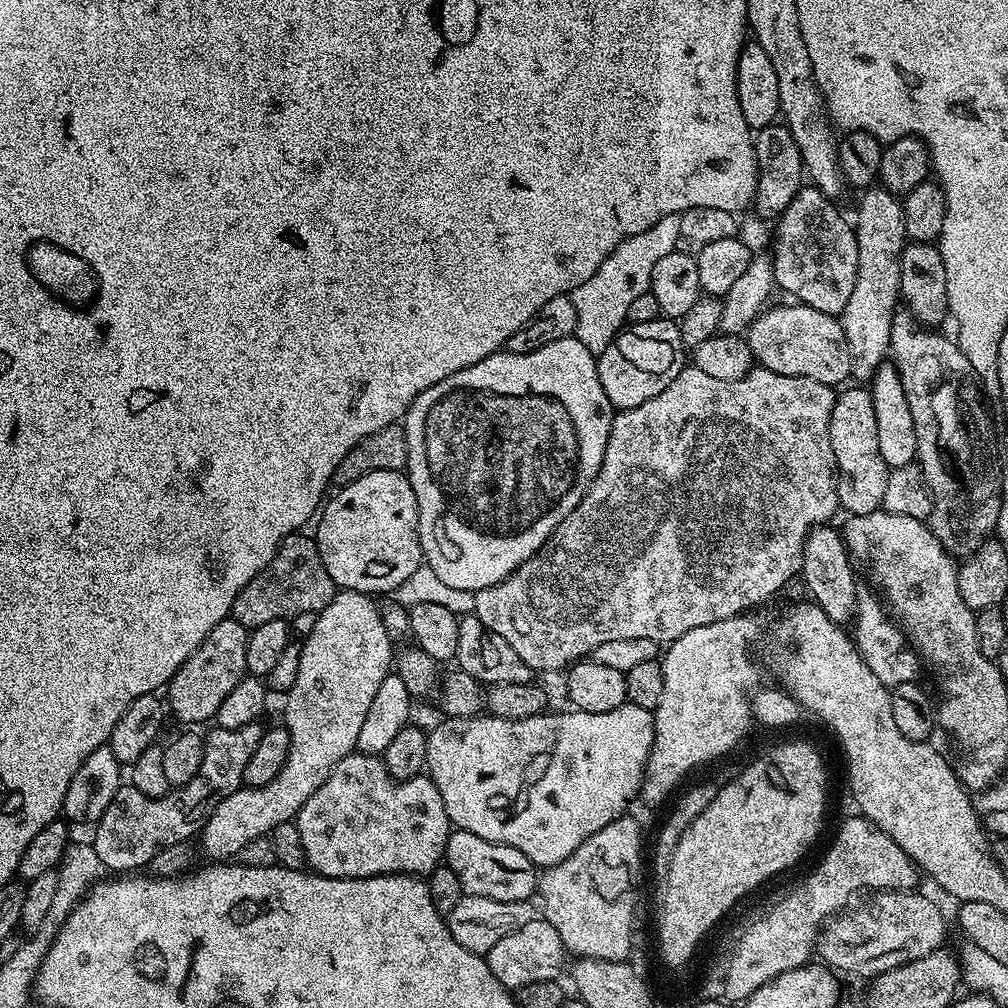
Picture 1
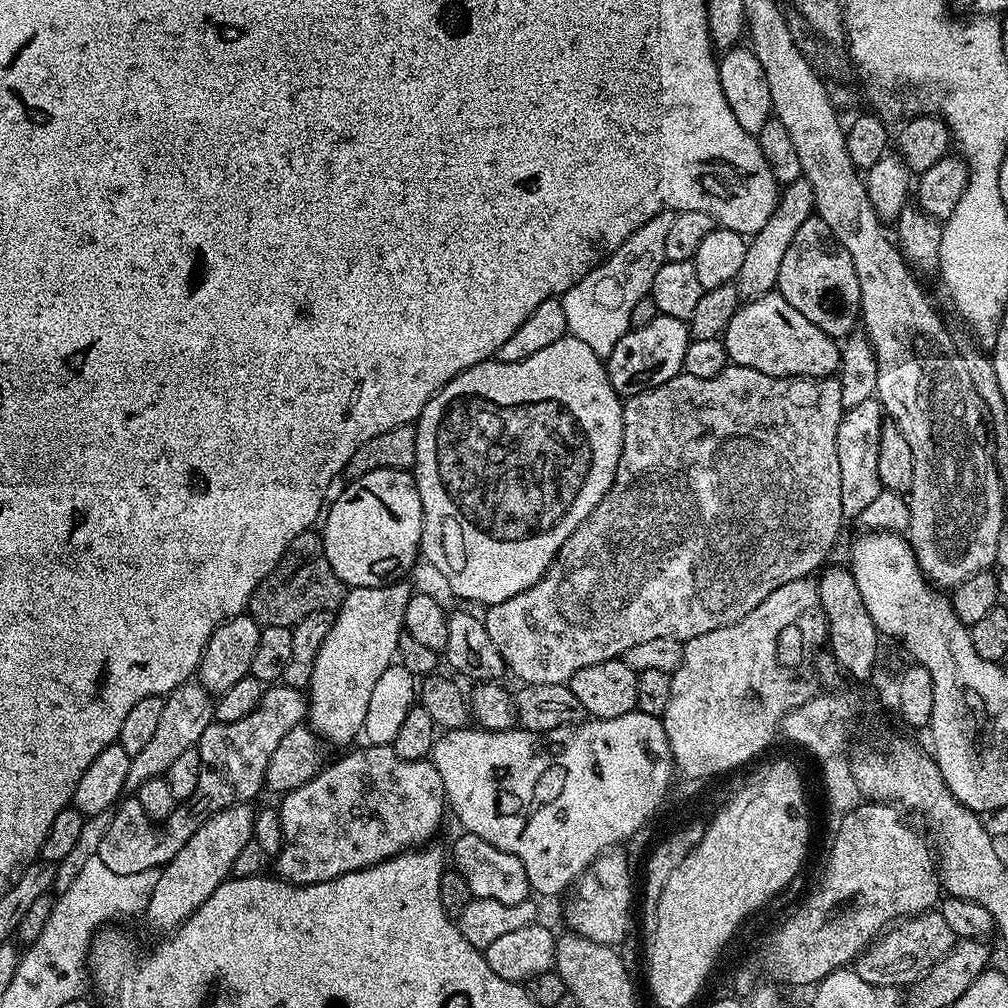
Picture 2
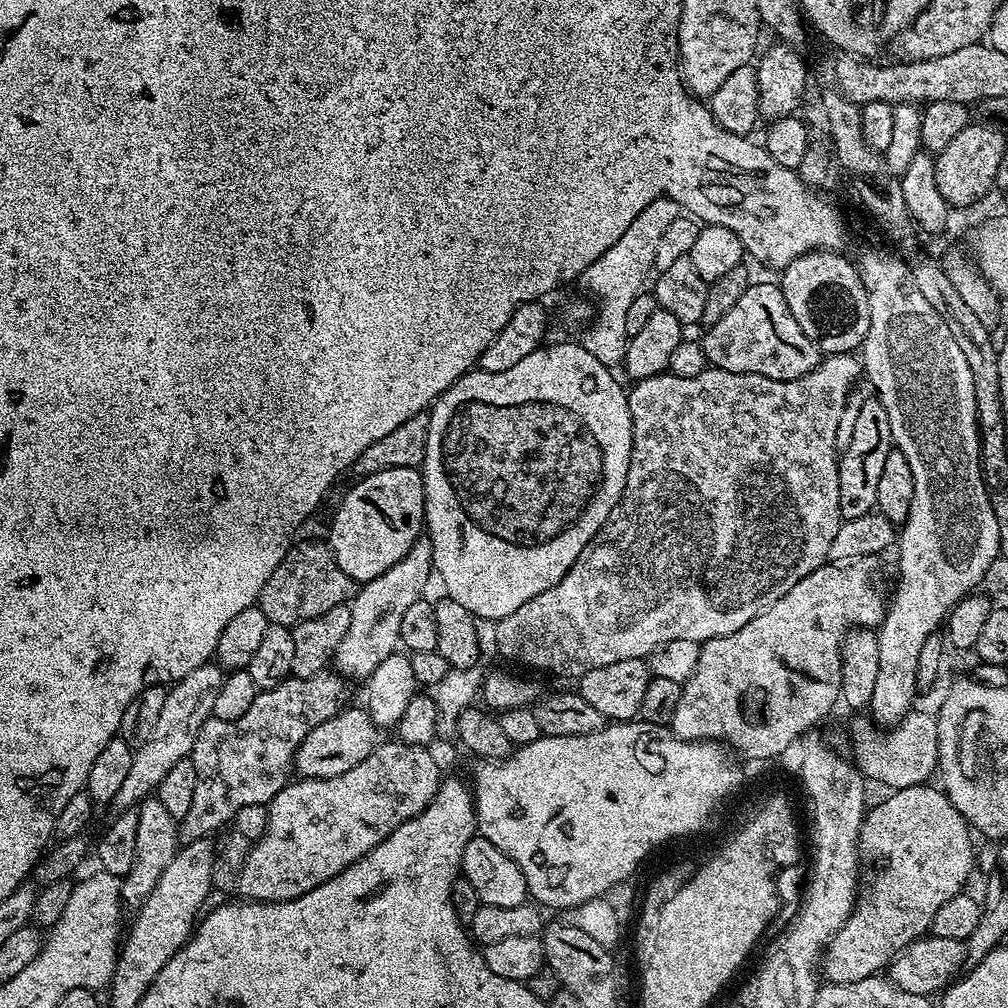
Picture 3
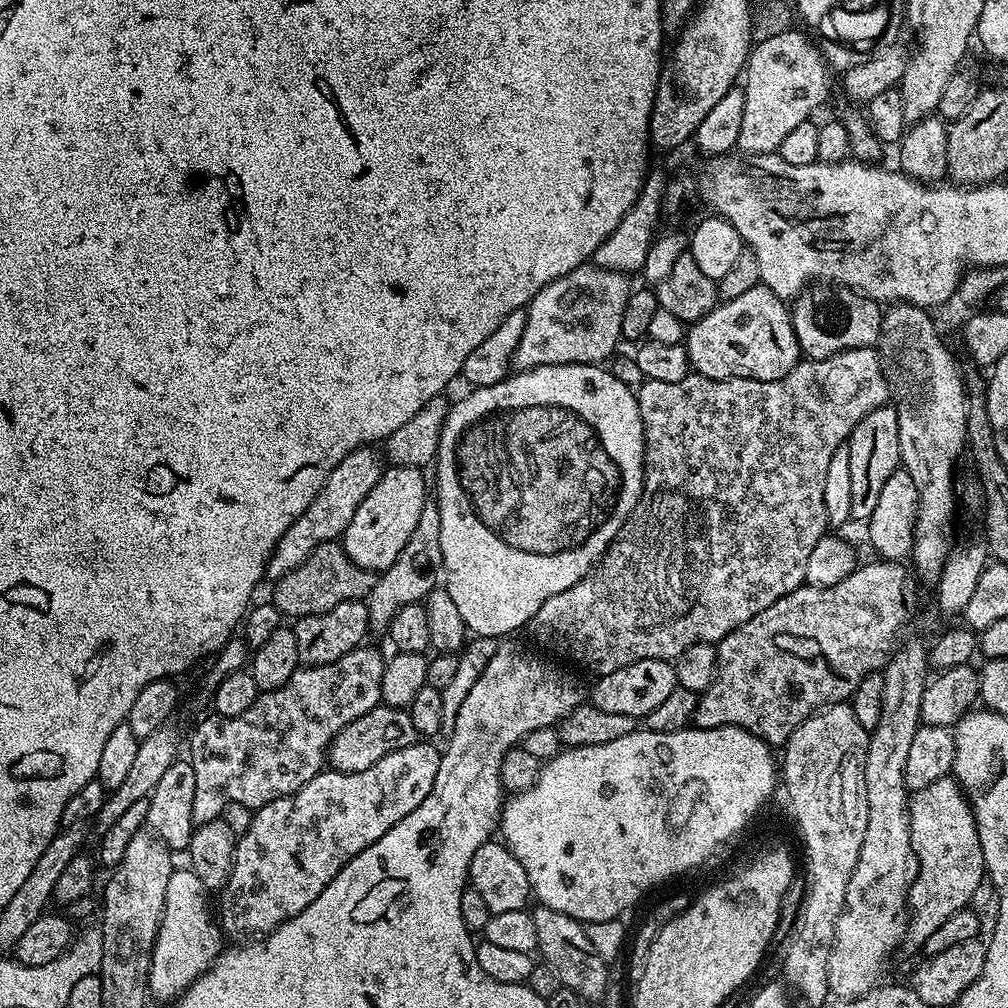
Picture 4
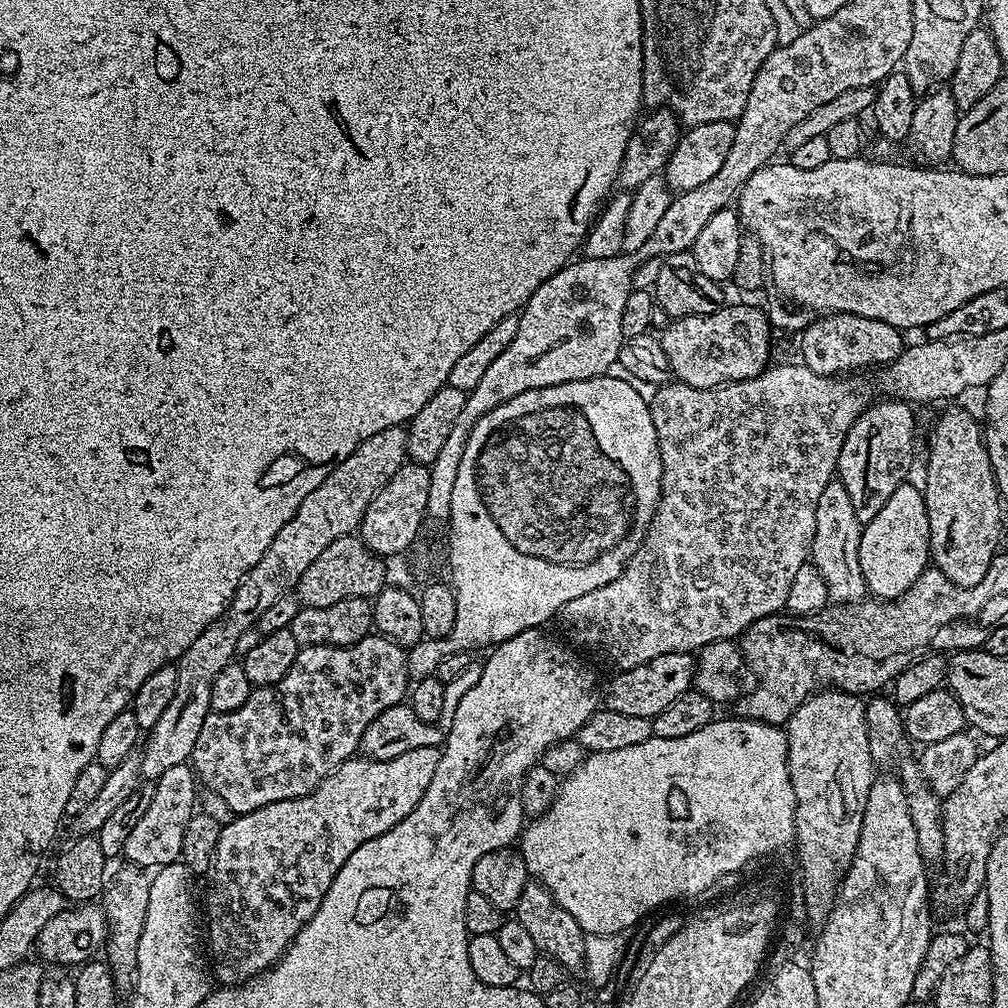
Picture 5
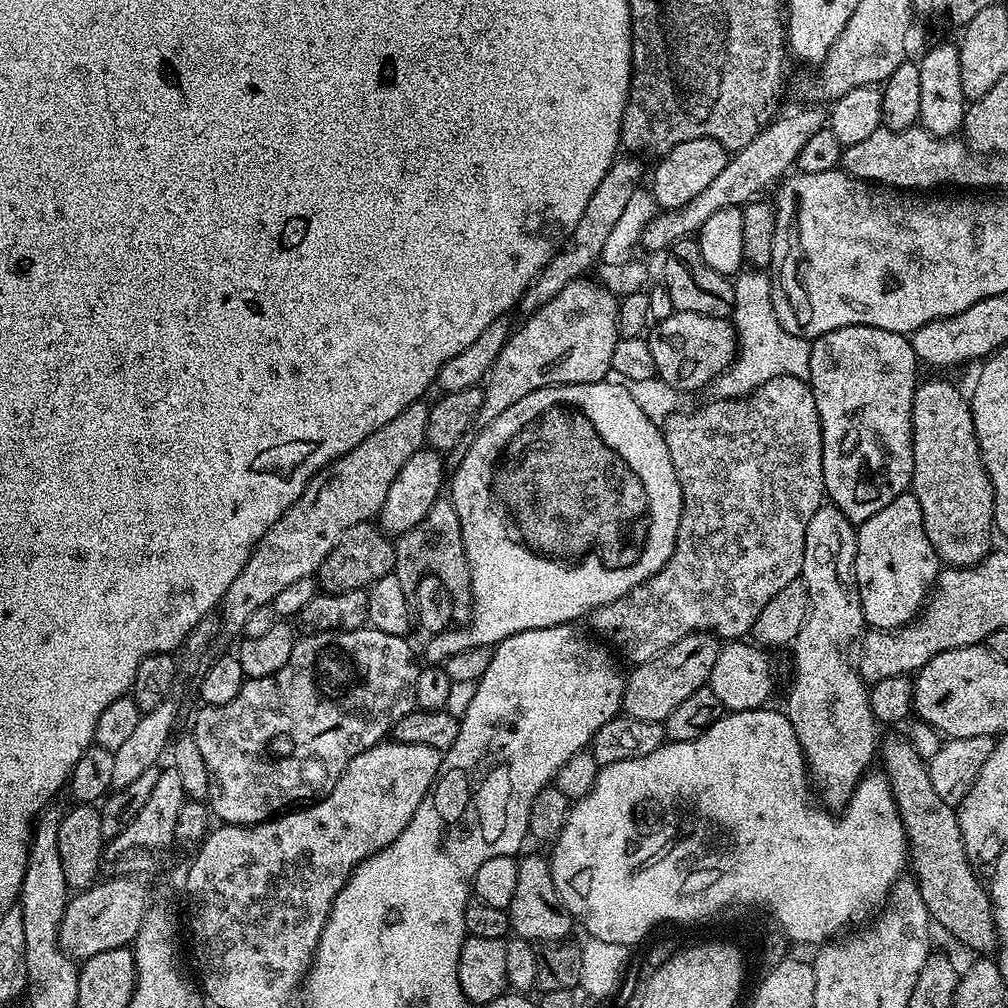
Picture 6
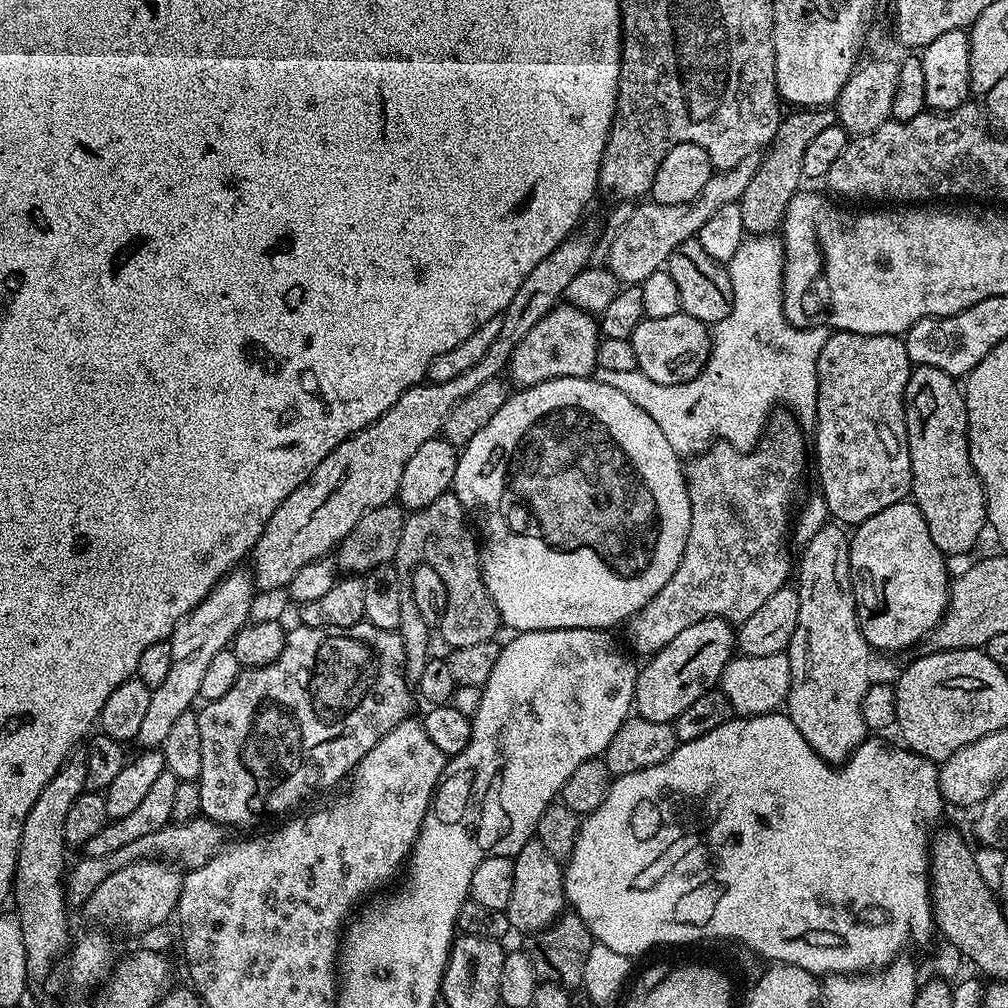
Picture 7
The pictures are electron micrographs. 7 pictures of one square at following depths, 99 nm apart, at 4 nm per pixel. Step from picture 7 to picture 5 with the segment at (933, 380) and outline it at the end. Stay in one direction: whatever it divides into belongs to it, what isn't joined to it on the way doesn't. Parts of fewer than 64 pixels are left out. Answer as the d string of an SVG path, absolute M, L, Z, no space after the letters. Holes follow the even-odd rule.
M948 408L937 418L928 436L928 465L922 483L930 518L931 563L959 588L978 586L986 578L1000 544L1002 501L984 445L982 424L977 420L964 408Z

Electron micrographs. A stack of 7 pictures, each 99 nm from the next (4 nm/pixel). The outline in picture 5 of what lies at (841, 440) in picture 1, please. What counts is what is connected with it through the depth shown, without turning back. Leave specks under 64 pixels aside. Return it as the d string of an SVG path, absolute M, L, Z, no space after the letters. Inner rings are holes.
M884 398L864 409L863 414L850 426L846 434L846 442L842 442L842 450L838 454L836 471L842 486L846 486L846 494L850 494L850 506L854 506L854 514L858 514L861 522L867 522L886 506L890 494L898 490L898 486L909 479L908 471L912 468L912 447L916 444L916 416L911 403L895 398Z

